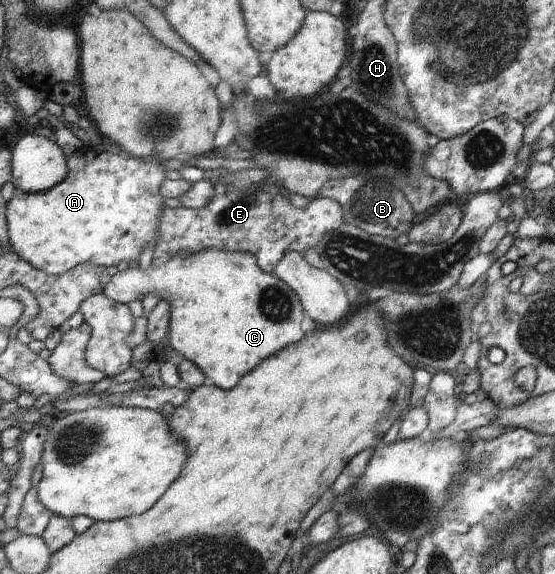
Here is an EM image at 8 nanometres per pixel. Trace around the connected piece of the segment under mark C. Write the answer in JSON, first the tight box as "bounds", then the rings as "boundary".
{"bounds":[104,249,308,391],"boundary":[[[205,249],[201,253],[177,253],[173,255],[171,261],[167,261],[165,265],[157,267],[157,265],[152,265],[149,269],[143,269],[140,266],[137,268],[129,267],[125,272],[118,272],[112,280],[106,285],[104,290],[111,299],[115,301],[120,301],[124,304],[133,303],[133,301],[139,301],[143,298],[143,295],[148,293],[156,293],[160,295],[161,300],[169,301],[171,303],[171,315],[172,325],[171,325],[171,343],[172,347],[180,351],[187,359],[193,360],[203,371],[214,381],[214,385],[220,386],[223,389],[231,391],[235,389],[244,379],[248,376],[253,369],[257,369],[261,365],[262,361],[268,360],[270,357],[276,356],[277,353],[283,351],[283,349],[291,347],[296,343],[301,343],[308,336],[303,329],[303,321],[307,317],[307,312],[305,306],[303,305],[301,296],[293,289],[292,285],[283,281],[281,277],[276,274],[267,273],[260,265],[259,259],[255,253],[249,253],[249,251],[230,251],[225,249]]]}

